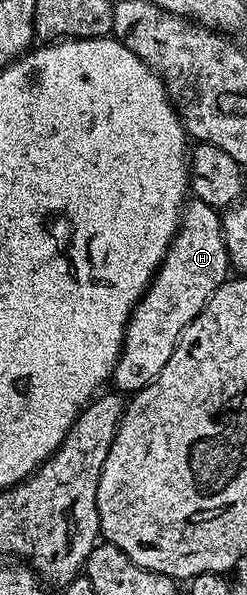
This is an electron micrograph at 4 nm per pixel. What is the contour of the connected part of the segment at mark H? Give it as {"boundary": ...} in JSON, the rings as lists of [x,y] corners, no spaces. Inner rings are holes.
{"boundary":[[[193,197],[180,215],[180,226],[168,251],[160,261],[160,269],[148,283],[128,321],[124,333],[124,347],[112,373],[110,382],[117,391],[131,396],[149,386],[166,368],[166,360],[174,352],[182,332],[202,312],[210,296],[230,277],[228,249],[224,239],[224,224],[217,207]]]}

